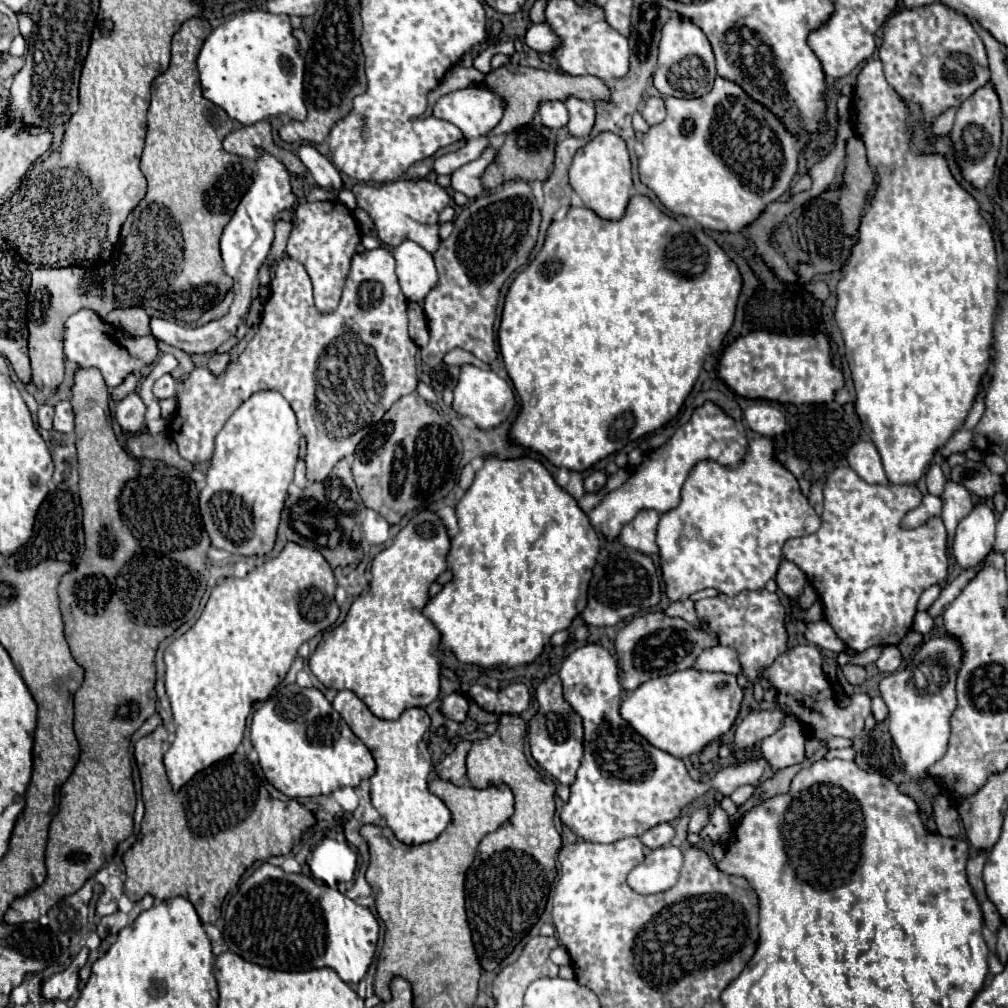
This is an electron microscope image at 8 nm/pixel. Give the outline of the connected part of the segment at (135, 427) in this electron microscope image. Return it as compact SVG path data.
M131 392L127 398L123 398L117 404L115 418L125 432L137 434L145 428L145 412L147 412L147 406L143 404L141 396L137 392Z

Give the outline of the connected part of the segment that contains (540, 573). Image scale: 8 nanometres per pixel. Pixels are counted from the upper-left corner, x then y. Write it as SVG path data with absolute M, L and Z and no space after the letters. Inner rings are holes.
M529 456L507 458L507 460L483 458L483 468L477 470L473 484L469 486L469 490L465 490L463 498L455 506L455 516L457 516L459 532L451 538L451 548L447 552L447 564L449 564L449 568L453 572L453 578L451 578L451 582L447 582L441 588L441 592L435 598L431 598L427 602L427 606L423 608L423 614L439 628L443 644L449 650L453 650L457 660L461 660L465 664L479 664L483 668L497 668L501 664L505 664L505 666L531 664L541 654L541 650L549 642L549 638L555 632L569 628L571 620L581 612L581 608L585 608L587 586L589 586L589 580L591 580L591 570L593 570L595 558L599 554L599 538L597 538L595 528L591 528L591 522L589 522L587 514L579 508L577 500L567 490L557 486L557 482L549 474L549 470L539 460L529 458Z

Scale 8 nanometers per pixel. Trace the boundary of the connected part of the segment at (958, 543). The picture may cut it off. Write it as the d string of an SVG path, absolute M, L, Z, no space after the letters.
M977 502L959 522L953 540L953 556L963 568L977 566L995 544L995 510L987 502Z

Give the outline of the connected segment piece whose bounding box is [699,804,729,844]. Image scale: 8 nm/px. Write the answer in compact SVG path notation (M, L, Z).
M717 804L709 816L709 822L705 824L705 828L699 832L701 840L705 842L713 842L713 844L719 844L719 838L723 834L729 832L729 816L721 810L721 806Z

